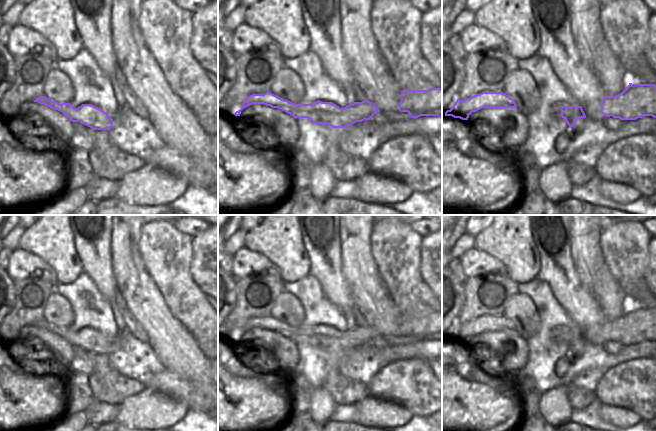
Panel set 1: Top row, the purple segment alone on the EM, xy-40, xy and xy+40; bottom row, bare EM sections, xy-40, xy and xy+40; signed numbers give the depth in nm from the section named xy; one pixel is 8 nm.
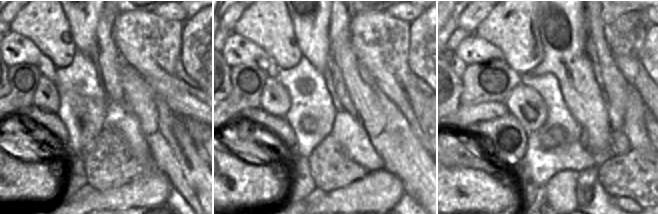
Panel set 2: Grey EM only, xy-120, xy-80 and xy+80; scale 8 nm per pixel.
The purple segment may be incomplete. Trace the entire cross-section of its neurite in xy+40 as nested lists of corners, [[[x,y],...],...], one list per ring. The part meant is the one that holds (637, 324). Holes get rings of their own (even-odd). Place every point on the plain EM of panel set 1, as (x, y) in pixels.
[[[629,307],[620,318],[603,322],[601,337],[606,341],[612,340],[621,344],[636,344],[644,340],[656,342],[656,309]]]

